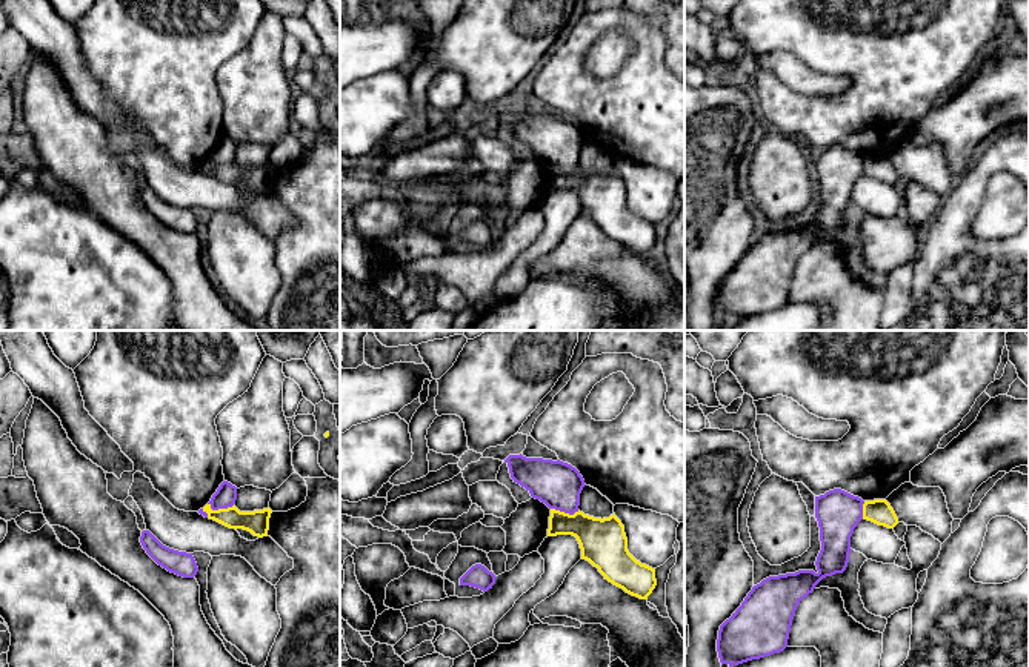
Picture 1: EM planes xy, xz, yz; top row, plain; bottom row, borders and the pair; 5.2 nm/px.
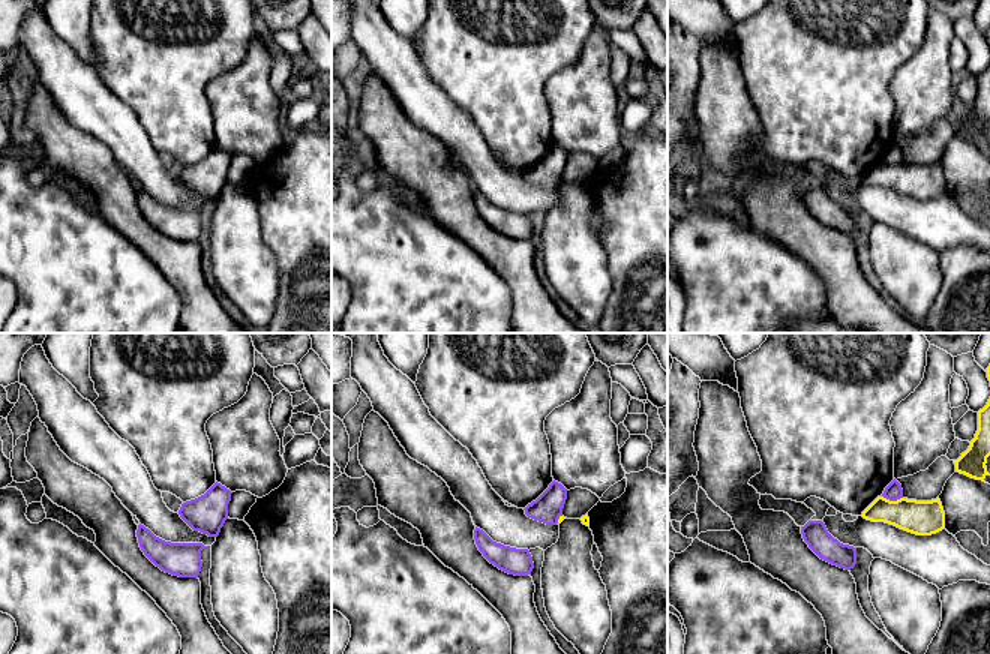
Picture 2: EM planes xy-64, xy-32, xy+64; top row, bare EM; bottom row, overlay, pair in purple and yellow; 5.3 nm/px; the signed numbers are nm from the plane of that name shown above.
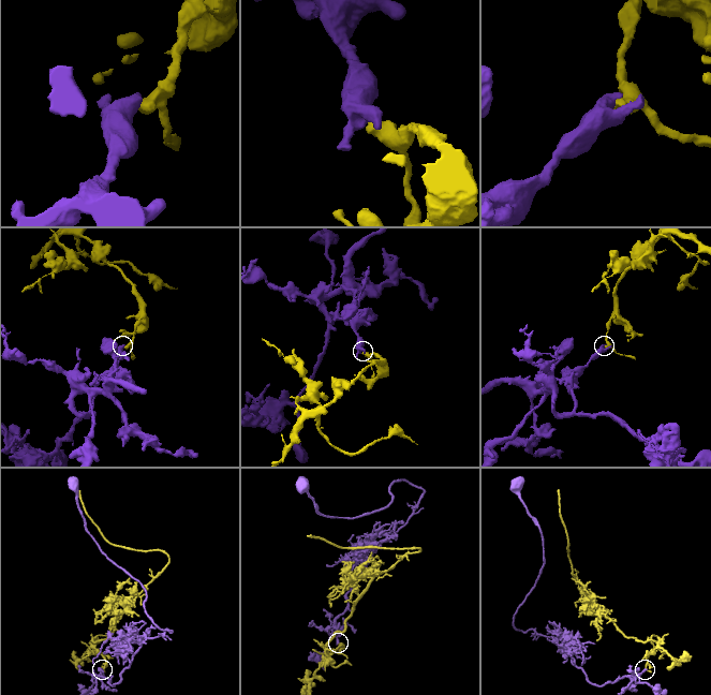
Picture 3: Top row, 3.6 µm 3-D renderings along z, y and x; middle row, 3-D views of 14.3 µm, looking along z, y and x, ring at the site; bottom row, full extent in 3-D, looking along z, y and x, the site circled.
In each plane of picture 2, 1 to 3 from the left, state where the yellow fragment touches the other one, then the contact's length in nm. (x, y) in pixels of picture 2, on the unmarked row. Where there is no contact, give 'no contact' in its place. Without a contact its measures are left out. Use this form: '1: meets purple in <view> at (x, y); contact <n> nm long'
1: no contact
2: meets purple in xy-32 at (558, 182); contact 50 nm long
3: meets purple in xy+64 at (893, 164); contact 110 nm long

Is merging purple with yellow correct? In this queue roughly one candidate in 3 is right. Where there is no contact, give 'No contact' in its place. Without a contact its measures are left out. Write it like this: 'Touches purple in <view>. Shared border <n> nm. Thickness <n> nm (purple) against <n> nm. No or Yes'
Touches purple in xy. Shared border 140 nm. Thickness 120 nm (purple) against 120 nm. No

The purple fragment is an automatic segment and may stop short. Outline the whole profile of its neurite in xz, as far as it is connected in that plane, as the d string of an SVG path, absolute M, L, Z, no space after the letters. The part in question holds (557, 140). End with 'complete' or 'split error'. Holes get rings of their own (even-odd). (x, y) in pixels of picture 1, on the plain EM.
M521 109L509 111L505 118L514 138L532 154L569 171L578 168L580 149L586 140L575 123L560 115L526 114Z; complete

